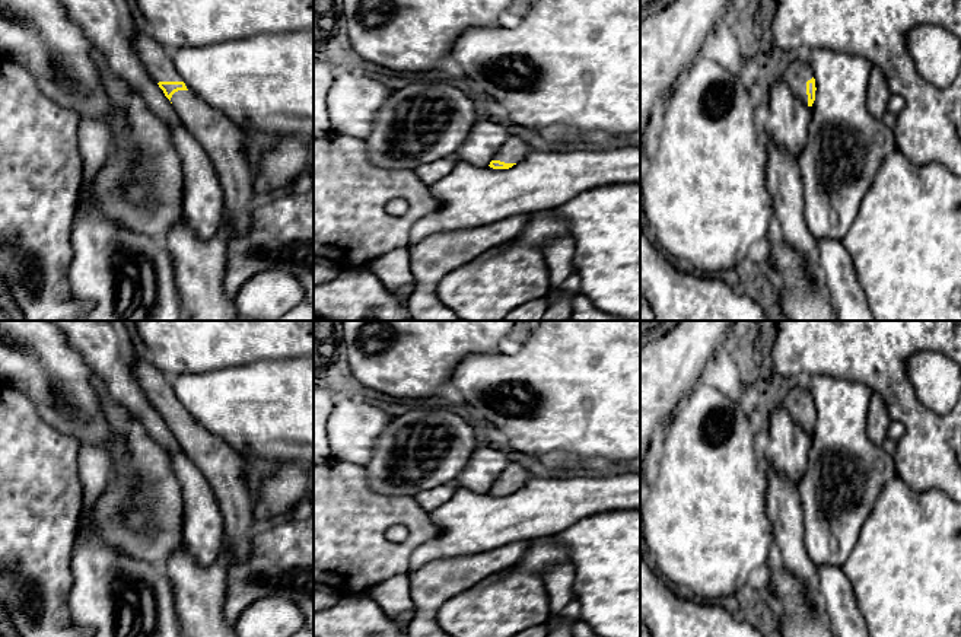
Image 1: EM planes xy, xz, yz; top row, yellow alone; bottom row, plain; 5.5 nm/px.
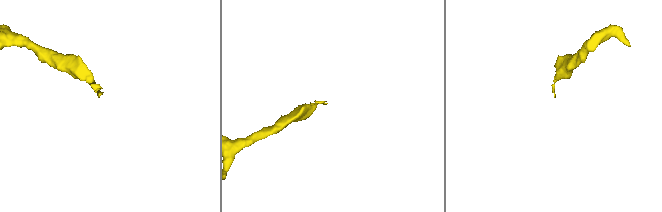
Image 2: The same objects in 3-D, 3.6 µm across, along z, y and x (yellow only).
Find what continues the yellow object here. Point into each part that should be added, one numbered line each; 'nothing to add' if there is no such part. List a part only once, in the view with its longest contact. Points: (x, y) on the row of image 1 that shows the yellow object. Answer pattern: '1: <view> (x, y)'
1: yz (798, 73)

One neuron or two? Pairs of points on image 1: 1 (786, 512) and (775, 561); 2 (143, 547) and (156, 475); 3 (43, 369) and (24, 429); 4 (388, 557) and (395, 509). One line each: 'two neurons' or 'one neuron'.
1: two neurons
2: one neuron
3: two neurons
4: one neuron

